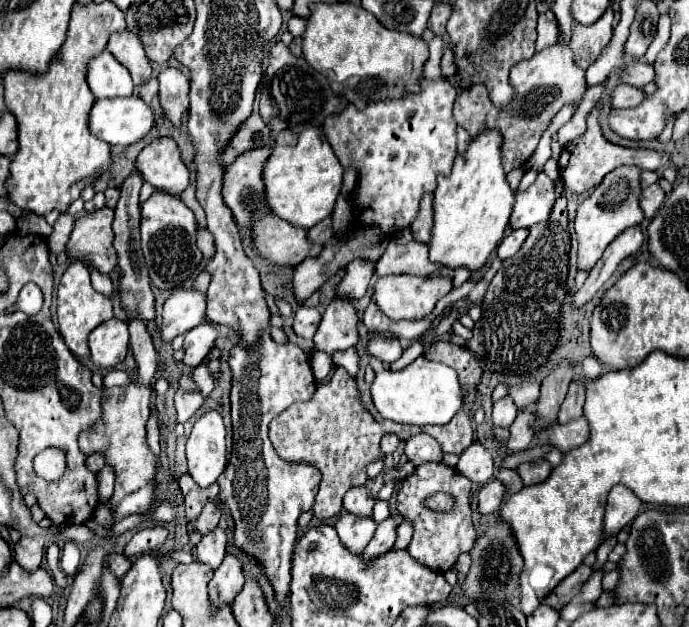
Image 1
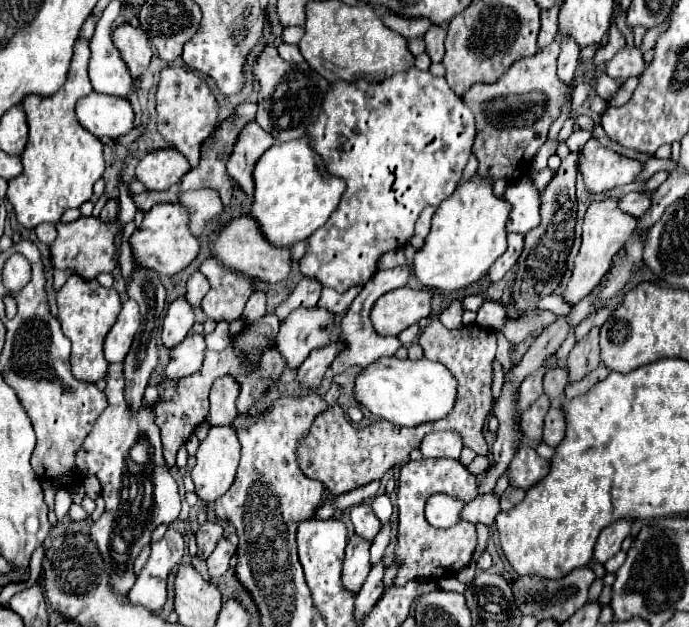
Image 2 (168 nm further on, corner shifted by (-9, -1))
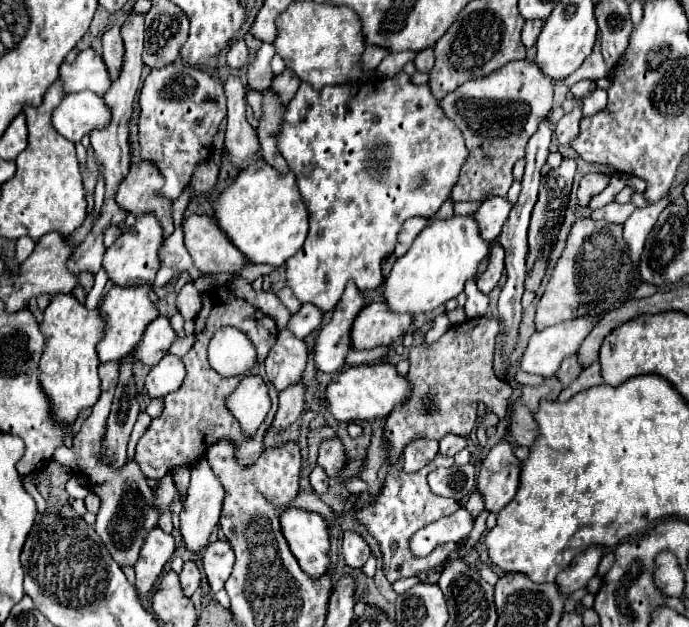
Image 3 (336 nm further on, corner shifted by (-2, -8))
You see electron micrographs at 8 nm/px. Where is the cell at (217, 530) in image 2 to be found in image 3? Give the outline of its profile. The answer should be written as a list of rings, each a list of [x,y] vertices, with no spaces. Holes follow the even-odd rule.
[[[186,562],[182,572],[180,572],[180,584],[182,584],[182,592],[184,596],[192,596],[196,592],[196,588],[200,586],[200,572],[198,566],[194,562]]]

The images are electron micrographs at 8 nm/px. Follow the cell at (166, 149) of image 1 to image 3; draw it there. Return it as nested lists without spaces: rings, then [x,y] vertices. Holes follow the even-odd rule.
[[[144,160],[132,162],[128,174],[122,178],[116,190],[116,202],[128,214],[142,216],[142,214],[156,214],[162,226],[164,238],[174,232],[172,222],[172,200],[166,200],[158,194],[162,188],[164,178],[160,170]]]

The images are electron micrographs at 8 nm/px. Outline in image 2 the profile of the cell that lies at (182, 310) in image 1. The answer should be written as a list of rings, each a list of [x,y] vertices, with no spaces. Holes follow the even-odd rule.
[[[179,297],[175,299],[169,309],[167,309],[167,315],[163,319],[163,327],[161,327],[161,341],[167,345],[167,347],[175,347],[179,345],[185,335],[191,331],[195,323],[195,311],[193,311],[193,305],[185,299],[185,297]]]

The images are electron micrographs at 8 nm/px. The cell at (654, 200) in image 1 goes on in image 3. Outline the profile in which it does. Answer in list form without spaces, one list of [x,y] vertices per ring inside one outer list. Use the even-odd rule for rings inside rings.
[[[610,202],[604,208],[598,208],[592,212],[594,220],[606,220],[606,222],[616,222],[616,224],[624,224],[626,218],[634,212],[634,204],[618,204],[618,202]]]

